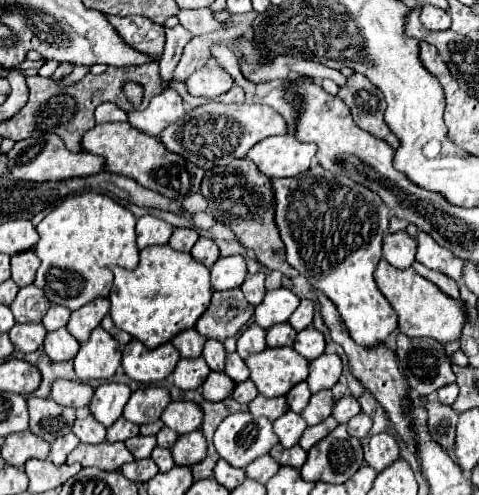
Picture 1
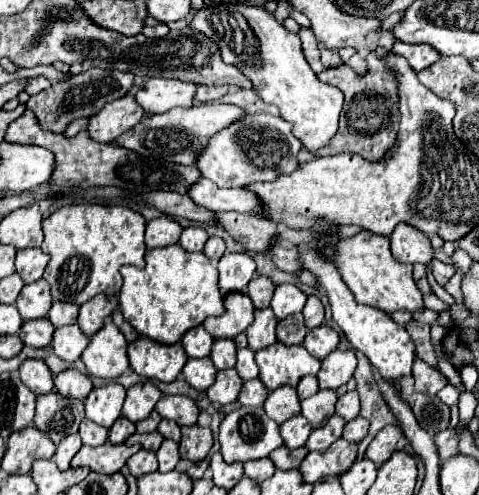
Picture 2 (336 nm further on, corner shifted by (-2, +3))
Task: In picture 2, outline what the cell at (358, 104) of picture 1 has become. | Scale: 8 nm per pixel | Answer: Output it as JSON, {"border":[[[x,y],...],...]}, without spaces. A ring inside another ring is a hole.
{"border":[[[371,51],[367,55],[369,73],[365,77],[357,77],[351,67],[339,65],[331,69],[323,69],[319,73],[319,81],[327,85],[335,85],[345,95],[345,105],[339,117],[339,129],[327,147],[315,151],[315,155],[337,155],[337,153],[357,153],[367,161],[381,161],[395,145],[395,137],[399,131],[399,95],[397,95],[397,77],[395,71],[383,61],[383,51]]]}

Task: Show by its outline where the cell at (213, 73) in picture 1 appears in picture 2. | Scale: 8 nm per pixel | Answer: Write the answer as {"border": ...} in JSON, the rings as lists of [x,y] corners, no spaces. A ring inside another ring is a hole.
{"border":[[[147,79],[143,87],[135,93],[135,101],[145,113],[165,113],[173,107],[191,107],[195,95],[193,83],[185,83],[179,79]]]}

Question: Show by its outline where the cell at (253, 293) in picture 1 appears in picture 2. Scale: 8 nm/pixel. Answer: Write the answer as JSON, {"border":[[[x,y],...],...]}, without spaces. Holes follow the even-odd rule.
{"border":[[[259,275],[255,279],[251,279],[251,283],[247,285],[247,295],[253,299],[253,305],[255,309],[265,309],[269,307],[271,303],[271,297],[273,297],[273,291],[275,291],[275,285],[269,277],[265,275]]]}

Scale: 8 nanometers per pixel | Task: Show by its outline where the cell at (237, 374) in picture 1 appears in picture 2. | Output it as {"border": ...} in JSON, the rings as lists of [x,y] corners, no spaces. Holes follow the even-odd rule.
{"border":[[[247,347],[247,349],[239,349],[237,351],[237,373],[241,375],[241,379],[255,379],[259,369],[257,369],[257,363],[255,363],[255,353]]]}

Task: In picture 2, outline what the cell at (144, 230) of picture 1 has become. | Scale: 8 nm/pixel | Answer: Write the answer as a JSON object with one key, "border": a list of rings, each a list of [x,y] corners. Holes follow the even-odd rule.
{"border":[[[163,215],[163,217],[157,217],[157,219],[153,219],[153,221],[147,223],[145,243],[147,243],[149,249],[175,245],[175,243],[179,243],[181,231],[183,231],[183,227],[175,219]]]}

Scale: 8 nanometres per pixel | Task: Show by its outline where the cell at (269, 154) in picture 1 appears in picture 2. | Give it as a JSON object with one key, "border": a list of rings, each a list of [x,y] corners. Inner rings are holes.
{"border":[[[251,113],[235,121],[235,125],[215,133],[215,137],[197,153],[195,167],[219,187],[245,187],[255,181],[273,181],[279,175],[291,173],[299,165],[297,153],[301,147],[301,141],[291,133],[291,123],[283,117]]]}

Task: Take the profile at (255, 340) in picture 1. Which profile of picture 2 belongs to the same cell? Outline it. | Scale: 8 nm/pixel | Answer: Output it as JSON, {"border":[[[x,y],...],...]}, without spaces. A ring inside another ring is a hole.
{"border":[[[269,307],[255,311],[255,321],[245,331],[249,347],[253,351],[259,351],[259,349],[265,349],[271,343],[275,343],[277,341],[275,327],[277,327],[277,319]]]}

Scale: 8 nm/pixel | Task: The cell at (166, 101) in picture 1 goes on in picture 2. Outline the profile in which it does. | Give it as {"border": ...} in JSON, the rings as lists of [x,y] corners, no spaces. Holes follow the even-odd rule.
{"border":[[[125,95],[119,97],[107,105],[95,115],[89,117],[89,137],[99,143],[111,143],[119,137],[119,133],[125,133],[133,129],[143,119],[143,109],[137,105],[135,97]]]}

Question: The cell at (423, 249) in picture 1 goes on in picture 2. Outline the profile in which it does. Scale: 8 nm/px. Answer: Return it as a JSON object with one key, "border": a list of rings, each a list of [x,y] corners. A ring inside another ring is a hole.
{"border":[[[433,259],[433,277],[435,277],[435,281],[437,281],[439,285],[445,285],[445,283],[453,277],[453,273],[455,273],[455,269],[453,269],[451,265]]]}

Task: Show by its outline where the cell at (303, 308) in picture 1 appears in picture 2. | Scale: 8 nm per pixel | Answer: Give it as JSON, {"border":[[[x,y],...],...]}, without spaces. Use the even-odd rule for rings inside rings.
{"border":[[[311,295],[303,307],[303,315],[305,315],[305,325],[309,329],[315,329],[323,323],[323,303],[319,297]]]}

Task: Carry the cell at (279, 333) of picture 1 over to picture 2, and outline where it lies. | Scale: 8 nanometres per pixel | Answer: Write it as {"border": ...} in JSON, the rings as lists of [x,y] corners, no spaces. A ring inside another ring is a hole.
{"border":[[[295,313],[295,315],[279,321],[279,325],[277,325],[277,339],[285,345],[303,343],[305,333],[307,333],[307,327],[305,327],[301,313]]]}

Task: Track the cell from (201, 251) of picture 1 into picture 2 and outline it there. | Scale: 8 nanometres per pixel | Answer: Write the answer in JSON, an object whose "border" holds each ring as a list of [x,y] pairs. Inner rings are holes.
{"border":[[[209,237],[209,241],[205,243],[203,253],[211,259],[211,263],[217,263],[225,253],[225,241],[221,237]]]}

